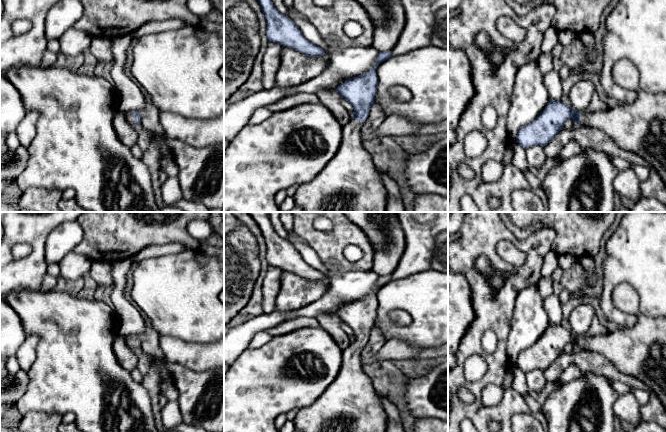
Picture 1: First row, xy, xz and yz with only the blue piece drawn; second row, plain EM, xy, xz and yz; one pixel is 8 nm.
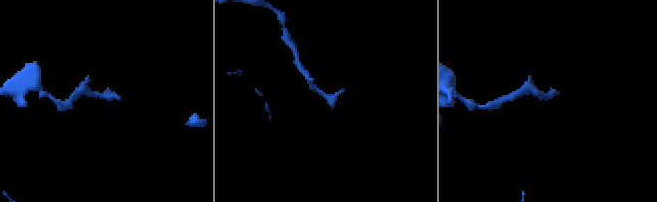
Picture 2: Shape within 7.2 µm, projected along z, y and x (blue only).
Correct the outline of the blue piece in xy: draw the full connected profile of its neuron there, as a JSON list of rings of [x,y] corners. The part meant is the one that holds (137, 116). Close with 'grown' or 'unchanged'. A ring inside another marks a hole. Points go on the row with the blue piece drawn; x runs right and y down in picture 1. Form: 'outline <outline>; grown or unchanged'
outline [[[137,111],[126,113],[125,117],[126,117],[126,120],[131,124],[141,122],[140,112],[137,112]]]; grown

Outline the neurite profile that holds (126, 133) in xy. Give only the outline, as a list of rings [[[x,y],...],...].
[[[118,111],[115,114],[113,126],[121,143],[128,147],[137,144],[138,134],[132,124],[126,120],[124,113]]]

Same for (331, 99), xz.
[[[322,89],[316,93],[316,96],[318,97],[319,102],[333,114],[343,127],[353,119],[351,113],[342,106],[342,97],[337,90]]]

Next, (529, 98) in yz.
[[[531,61],[522,65],[515,76],[507,114],[508,137],[515,139],[523,126],[533,122],[543,112],[549,100],[538,62]]]

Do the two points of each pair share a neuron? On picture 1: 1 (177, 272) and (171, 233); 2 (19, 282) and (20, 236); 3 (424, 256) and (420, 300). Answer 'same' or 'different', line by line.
1: different
2: same
3: different

